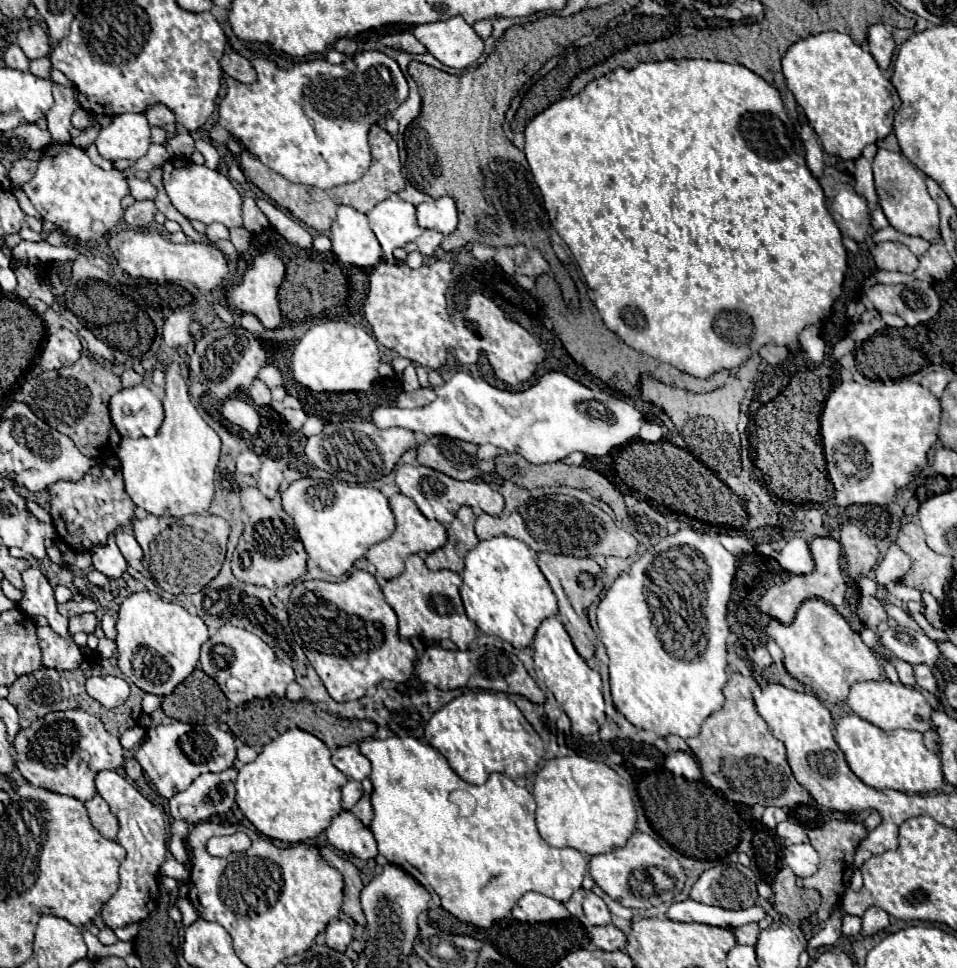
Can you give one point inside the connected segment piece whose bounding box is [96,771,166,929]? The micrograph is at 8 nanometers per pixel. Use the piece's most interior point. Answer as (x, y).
(142, 833)

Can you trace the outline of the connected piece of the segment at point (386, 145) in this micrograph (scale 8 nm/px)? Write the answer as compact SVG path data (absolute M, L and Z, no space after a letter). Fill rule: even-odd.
M374 129L370 131L370 147L372 147L372 165L368 169L368 173L360 179L354 181L350 185L344 185L344 203L354 207L360 213L368 213L374 205L378 205L380 201L384 201L390 193L398 193L404 189L404 177L402 177L402 165L400 165L400 157L398 157L398 145L392 139L392 135L384 129Z

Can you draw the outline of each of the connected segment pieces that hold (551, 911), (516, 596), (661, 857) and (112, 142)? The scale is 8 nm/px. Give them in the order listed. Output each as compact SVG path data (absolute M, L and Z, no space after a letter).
M526 893L514 905L512 917L518 921L556 921L568 917L568 911L562 903L542 893Z
M492 537L480 541L468 555L462 572L460 597L466 615L486 635L496 635L516 649L532 645L538 625L558 613L556 595L536 565L532 549L512 537Z
M640 831L632 833L622 849L592 857L590 875L614 901L634 909L648 909L660 903L672 903L686 883L686 873L676 857L672 857L654 837Z
M126 113L116 115L114 121L100 131L96 143L98 153L102 159L118 161L118 159L140 159L148 153L148 147L152 145L150 125L146 115L138 113Z

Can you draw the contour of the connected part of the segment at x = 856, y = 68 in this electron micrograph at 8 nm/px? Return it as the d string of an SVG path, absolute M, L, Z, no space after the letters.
M824 31L794 43L782 57L782 71L826 153L852 161L862 155L866 145L892 133L898 107L894 85L882 75L874 57L856 45L850 35Z

